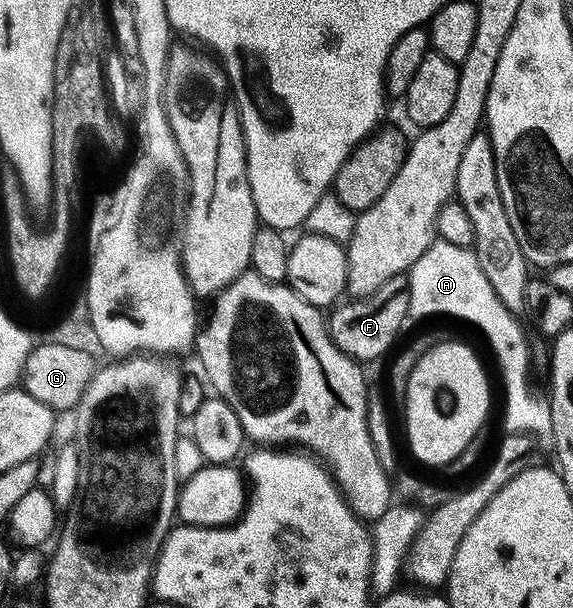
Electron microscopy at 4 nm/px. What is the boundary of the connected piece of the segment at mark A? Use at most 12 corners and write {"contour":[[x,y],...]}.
{"contour":[[436,239],[407,273],[409,315],[476,326],[504,376],[504,430],[555,453],[530,346],[472,248]]}

